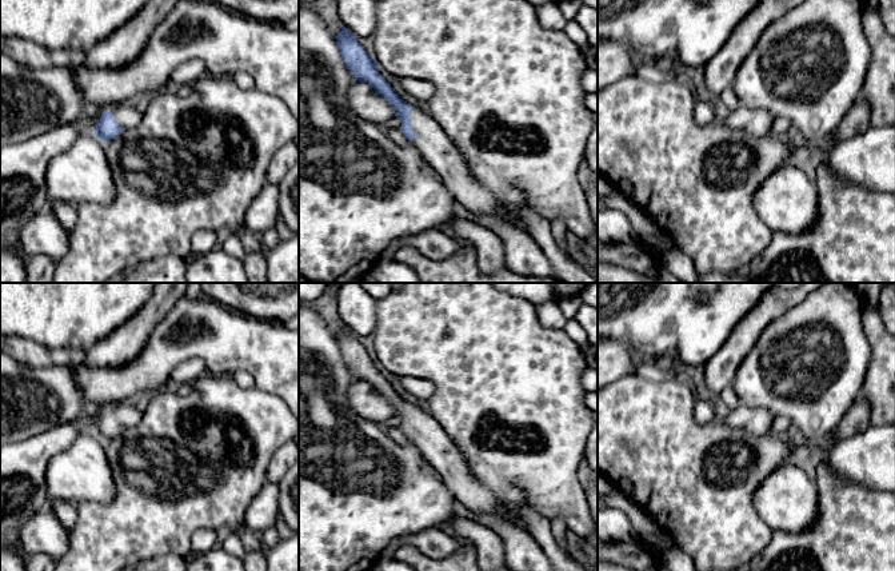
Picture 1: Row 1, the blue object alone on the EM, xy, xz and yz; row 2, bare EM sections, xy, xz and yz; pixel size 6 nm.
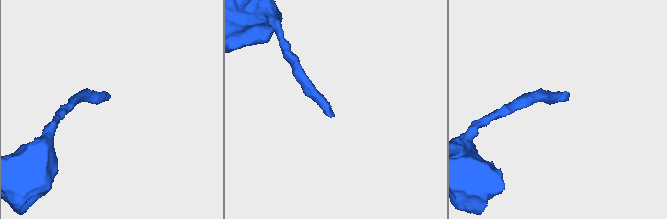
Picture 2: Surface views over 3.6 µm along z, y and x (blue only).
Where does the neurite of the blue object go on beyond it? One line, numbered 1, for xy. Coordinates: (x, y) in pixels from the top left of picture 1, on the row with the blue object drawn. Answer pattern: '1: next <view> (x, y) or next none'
1: next xy (128, 116)

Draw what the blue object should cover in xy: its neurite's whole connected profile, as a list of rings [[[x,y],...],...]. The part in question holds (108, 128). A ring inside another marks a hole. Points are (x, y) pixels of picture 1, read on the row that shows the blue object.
[[[133,104],[105,109],[95,135],[105,143],[119,137],[124,131],[137,127],[140,121],[141,112]]]

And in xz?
[[[341,23],[340,27],[343,31],[335,39],[347,68],[359,83],[368,84],[393,107],[395,116],[403,121],[401,132],[439,173],[462,212],[468,216],[492,215],[518,229],[526,229],[519,217],[499,207],[490,191],[474,177],[462,153],[436,120],[420,108],[407,104],[379,73],[375,59],[365,52],[357,37]]]

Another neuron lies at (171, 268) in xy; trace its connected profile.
[[[169,255],[136,264],[104,283],[188,283],[185,269],[185,259]]]

